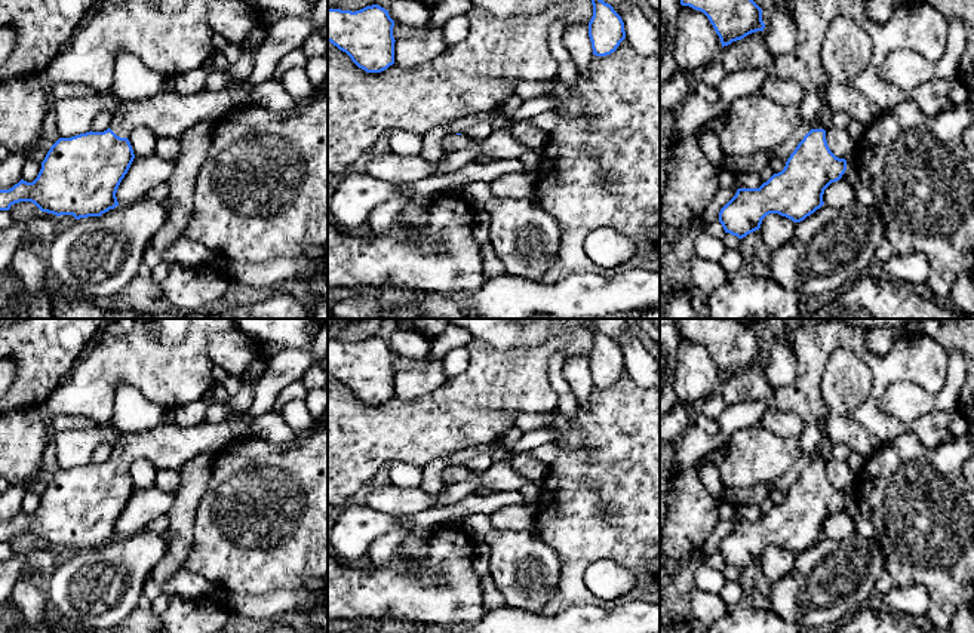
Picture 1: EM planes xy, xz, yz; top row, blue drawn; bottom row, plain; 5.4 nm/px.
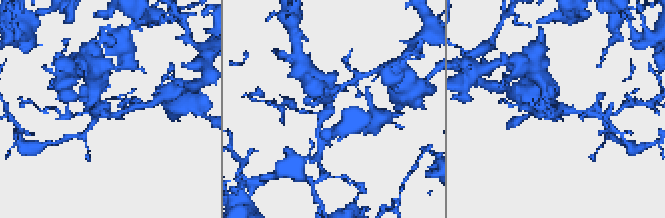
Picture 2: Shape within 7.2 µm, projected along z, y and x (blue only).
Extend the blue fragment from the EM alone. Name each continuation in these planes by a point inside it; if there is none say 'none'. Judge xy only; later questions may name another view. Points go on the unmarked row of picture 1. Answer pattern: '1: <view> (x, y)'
1: xy (168, 445)

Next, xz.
1: xz (501, 478)

